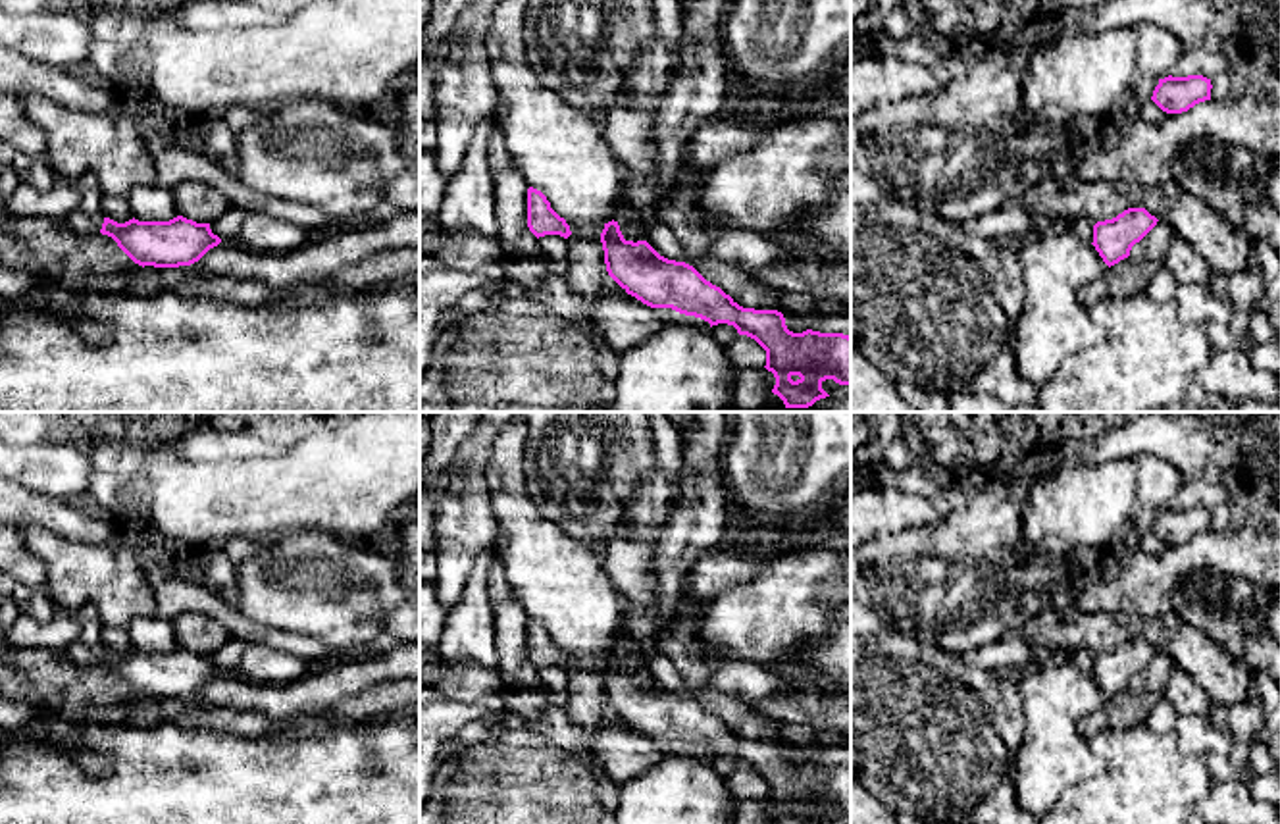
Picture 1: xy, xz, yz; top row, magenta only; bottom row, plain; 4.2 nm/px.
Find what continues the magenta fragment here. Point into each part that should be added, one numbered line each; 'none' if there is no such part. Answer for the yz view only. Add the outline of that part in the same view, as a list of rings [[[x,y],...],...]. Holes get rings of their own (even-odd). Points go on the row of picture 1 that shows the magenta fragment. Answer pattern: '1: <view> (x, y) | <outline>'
none

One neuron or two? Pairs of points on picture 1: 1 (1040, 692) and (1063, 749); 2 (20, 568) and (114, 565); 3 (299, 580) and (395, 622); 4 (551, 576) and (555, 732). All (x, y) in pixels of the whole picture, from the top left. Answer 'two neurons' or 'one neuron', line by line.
1: one neuron
2: two neurons
3: two neurons
4: two neurons

